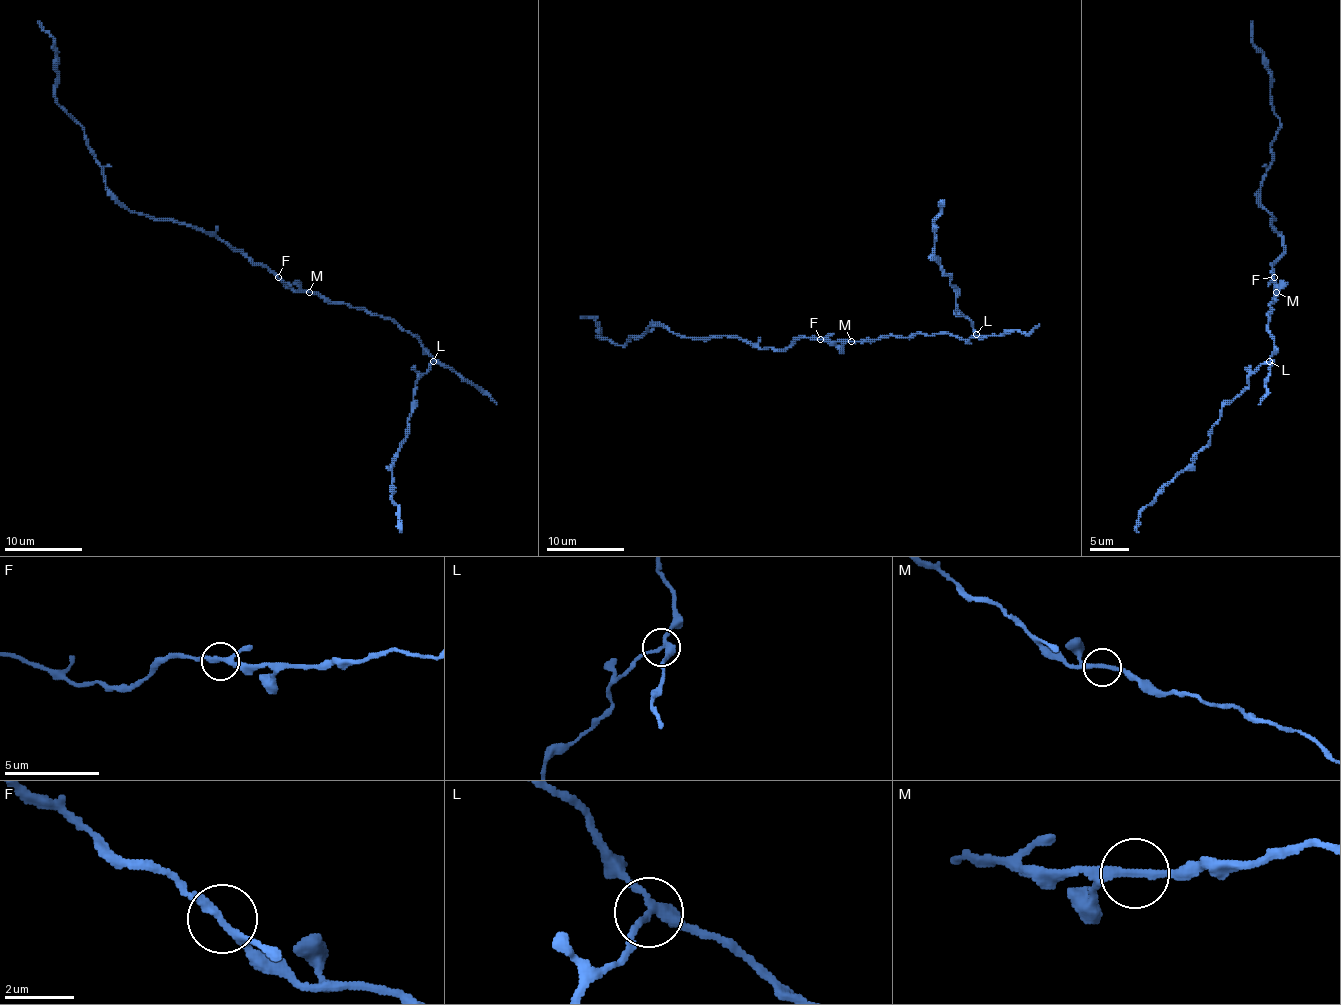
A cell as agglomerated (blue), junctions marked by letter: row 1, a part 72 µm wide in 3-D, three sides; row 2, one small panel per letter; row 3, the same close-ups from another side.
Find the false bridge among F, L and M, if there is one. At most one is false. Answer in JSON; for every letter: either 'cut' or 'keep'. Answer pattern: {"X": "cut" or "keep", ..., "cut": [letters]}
{"F": "keep", "L": "cut", "M": "keep", "cut": ["L"]}

